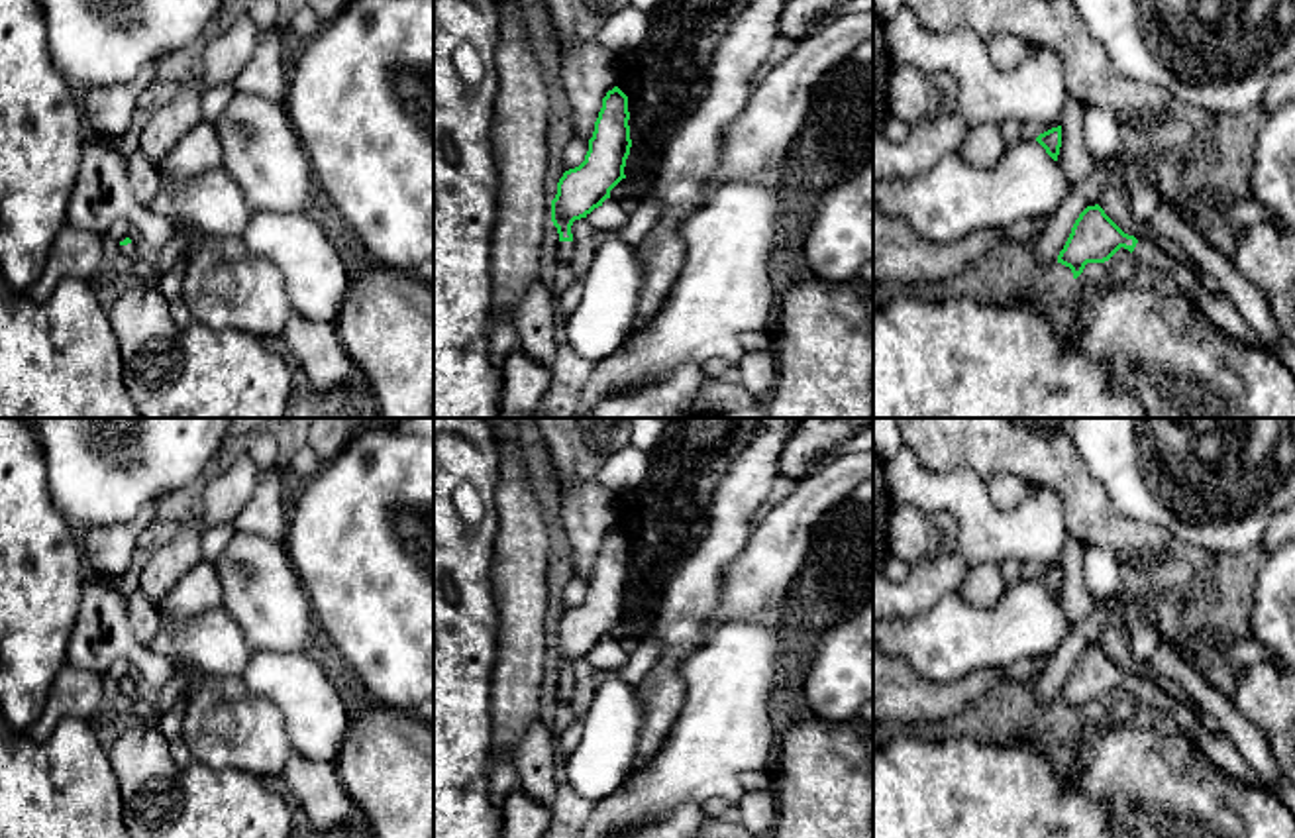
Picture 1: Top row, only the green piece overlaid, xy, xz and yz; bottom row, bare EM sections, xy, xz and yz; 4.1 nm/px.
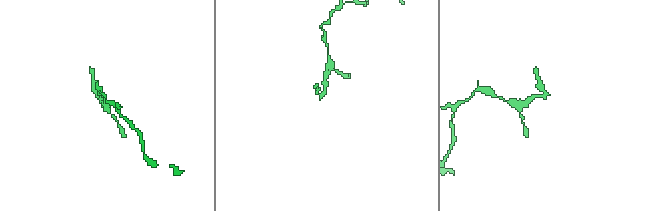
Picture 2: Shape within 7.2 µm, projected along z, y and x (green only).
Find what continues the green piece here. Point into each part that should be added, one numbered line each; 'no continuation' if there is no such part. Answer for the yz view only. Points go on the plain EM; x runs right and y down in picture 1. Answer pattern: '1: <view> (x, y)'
1: yz (1217, 748)

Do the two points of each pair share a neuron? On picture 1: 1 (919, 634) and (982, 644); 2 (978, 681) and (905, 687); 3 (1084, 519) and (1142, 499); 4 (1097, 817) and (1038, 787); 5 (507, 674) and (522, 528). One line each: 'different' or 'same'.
1: same
2: same
3: different
4: same
5: same

